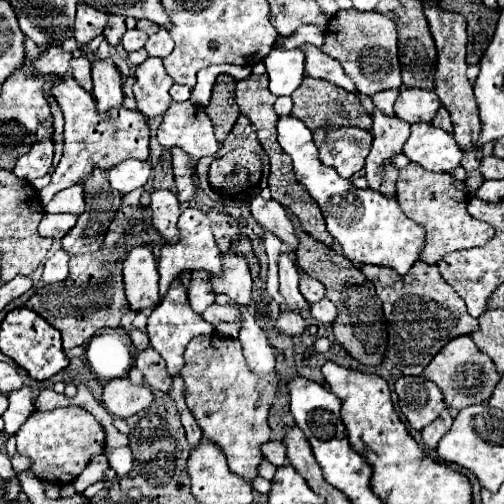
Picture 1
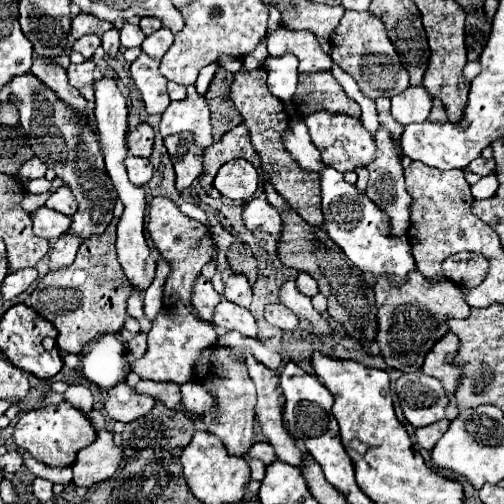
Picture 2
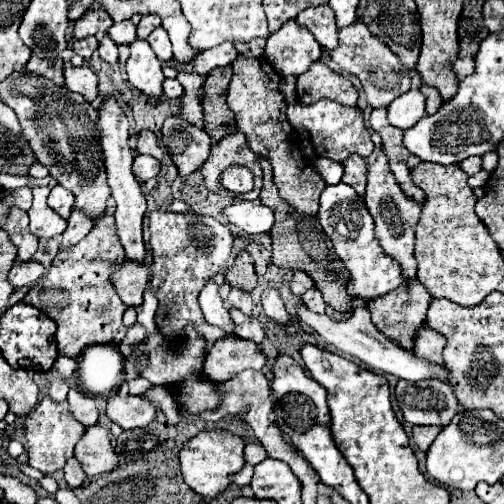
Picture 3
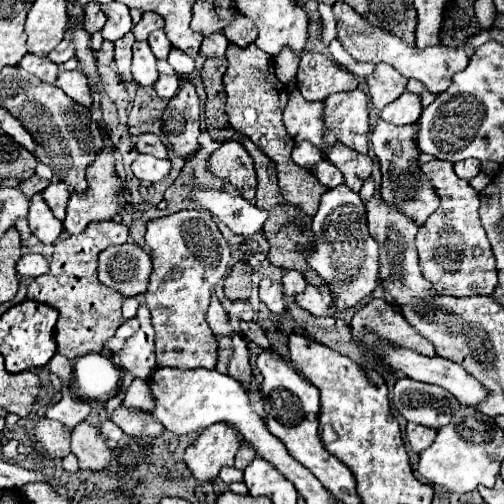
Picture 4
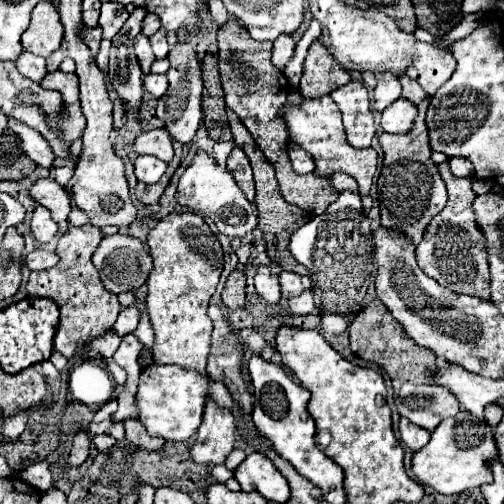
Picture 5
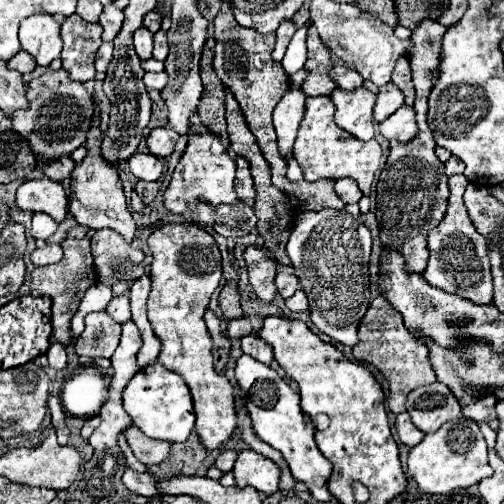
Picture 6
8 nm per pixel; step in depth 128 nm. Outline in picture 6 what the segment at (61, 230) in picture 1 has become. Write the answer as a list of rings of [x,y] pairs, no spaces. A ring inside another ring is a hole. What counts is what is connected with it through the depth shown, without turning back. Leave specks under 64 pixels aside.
[[[36,212],[34,218],[32,218],[30,234],[32,234],[36,240],[44,242],[48,236],[52,236],[52,234],[56,232],[56,228],[58,228],[58,224],[56,224],[48,214],[44,214],[44,212]]]

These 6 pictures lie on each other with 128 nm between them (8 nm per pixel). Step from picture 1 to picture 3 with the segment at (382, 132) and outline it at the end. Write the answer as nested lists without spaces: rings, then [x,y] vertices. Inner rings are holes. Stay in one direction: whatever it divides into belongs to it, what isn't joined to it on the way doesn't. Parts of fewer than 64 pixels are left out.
[[[380,148],[380,152],[378,152],[378,158],[368,166],[368,188],[366,188],[364,202],[366,202],[370,214],[372,214],[374,222],[376,222],[376,238],[380,240],[382,248],[388,250],[388,254],[390,254],[394,260],[398,260],[398,262],[402,264],[404,276],[406,276],[406,278],[414,278],[414,276],[416,276],[416,260],[414,260],[414,226],[416,226],[416,220],[420,218],[422,204],[416,202],[416,200],[412,200],[410,196],[404,194],[404,190],[402,190],[400,184],[396,182],[394,174],[390,172],[388,158],[386,158],[386,154],[382,152],[382,148]]]

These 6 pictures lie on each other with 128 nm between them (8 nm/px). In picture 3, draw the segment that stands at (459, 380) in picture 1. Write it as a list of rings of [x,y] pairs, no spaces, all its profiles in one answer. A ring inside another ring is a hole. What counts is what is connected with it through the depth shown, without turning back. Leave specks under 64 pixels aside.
[[[424,328],[424,332],[420,332],[420,340],[416,340],[416,356],[432,364],[444,366],[442,360],[444,346],[446,346],[446,338],[440,332],[434,332],[432,328]]]

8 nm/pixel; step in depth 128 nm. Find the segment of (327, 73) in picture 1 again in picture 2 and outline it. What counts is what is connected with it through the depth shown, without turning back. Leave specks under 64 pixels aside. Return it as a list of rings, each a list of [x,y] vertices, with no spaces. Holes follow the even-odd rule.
[[[280,26],[268,36],[268,52],[270,56],[282,56],[284,52],[292,52],[300,60],[300,72],[326,72],[334,66],[332,58],[320,48],[316,36],[308,30],[292,32]]]

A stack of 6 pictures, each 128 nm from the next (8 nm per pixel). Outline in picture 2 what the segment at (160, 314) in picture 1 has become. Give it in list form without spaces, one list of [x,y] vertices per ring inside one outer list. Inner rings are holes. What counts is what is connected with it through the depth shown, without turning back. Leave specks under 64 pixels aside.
[[[176,302],[172,312],[160,310],[156,320],[152,320],[152,328],[148,332],[148,352],[130,366],[140,378],[186,384],[192,380],[192,362],[196,362],[196,356],[200,356],[204,348],[210,348],[216,338],[216,328],[210,322],[196,318],[182,302]]]

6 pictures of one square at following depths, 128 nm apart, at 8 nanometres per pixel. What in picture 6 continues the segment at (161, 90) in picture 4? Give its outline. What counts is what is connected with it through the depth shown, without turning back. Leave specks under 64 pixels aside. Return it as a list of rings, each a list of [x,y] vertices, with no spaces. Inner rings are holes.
[[[148,72],[148,74],[144,74],[144,84],[146,84],[148,90],[158,90],[160,92],[166,86],[166,80],[168,80],[166,72],[160,72],[160,74]]]

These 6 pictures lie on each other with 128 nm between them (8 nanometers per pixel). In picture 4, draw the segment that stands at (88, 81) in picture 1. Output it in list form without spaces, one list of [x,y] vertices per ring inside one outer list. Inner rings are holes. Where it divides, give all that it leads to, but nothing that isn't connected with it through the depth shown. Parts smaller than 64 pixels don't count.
[[[78,70],[60,72],[60,76],[56,80],[56,86],[62,88],[68,96],[72,96],[72,100],[76,100],[78,104],[84,104],[86,108],[92,106],[92,90],[90,90],[88,78],[82,70],[80,72]]]

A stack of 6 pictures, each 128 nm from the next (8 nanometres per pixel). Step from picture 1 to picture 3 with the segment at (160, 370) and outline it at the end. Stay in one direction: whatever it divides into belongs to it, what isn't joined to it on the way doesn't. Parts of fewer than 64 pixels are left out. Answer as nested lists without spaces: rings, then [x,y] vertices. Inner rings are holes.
[[[136,322],[134,326],[128,328],[128,332],[126,332],[122,344],[126,344],[126,346],[136,346],[136,344],[140,344],[144,338],[146,338],[146,328]]]

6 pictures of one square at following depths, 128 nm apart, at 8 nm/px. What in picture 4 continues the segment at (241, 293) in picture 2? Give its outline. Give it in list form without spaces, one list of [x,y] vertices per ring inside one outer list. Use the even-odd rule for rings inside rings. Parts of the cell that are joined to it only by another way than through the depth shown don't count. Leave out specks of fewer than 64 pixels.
[[[234,300],[232,308],[230,308],[230,316],[240,318],[240,320],[252,320],[254,310],[252,310],[252,306],[250,306],[248,300]]]

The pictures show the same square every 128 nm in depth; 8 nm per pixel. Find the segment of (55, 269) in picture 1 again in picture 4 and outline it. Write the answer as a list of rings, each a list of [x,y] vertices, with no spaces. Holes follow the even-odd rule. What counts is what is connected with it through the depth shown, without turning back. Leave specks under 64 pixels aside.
[[[104,140],[104,152],[100,152],[100,156],[96,156],[92,168],[88,168],[88,192],[84,196],[80,194],[72,194],[70,202],[68,202],[68,210],[66,210],[66,218],[64,218],[64,230],[68,234],[80,234],[86,230],[86,226],[90,222],[98,222],[98,220],[110,220],[114,214],[122,212],[124,208],[124,192],[126,188],[120,188],[120,184],[124,182],[124,178],[120,178],[116,174],[116,160],[114,160],[114,152],[110,148],[110,142]]]

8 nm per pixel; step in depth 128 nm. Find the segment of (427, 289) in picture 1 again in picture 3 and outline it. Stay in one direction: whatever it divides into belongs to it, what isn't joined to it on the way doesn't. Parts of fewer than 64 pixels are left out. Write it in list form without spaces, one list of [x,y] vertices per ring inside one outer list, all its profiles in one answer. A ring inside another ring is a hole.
[[[414,278],[414,280],[406,280],[400,288],[378,296],[374,300],[368,302],[368,310],[372,314],[372,322],[374,326],[388,336],[392,342],[396,342],[400,348],[412,352],[414,350],[414,338],[418,334],[418,330],[426,324],[426,310],[430,306],[432,296],[428,294],[428,290]]]

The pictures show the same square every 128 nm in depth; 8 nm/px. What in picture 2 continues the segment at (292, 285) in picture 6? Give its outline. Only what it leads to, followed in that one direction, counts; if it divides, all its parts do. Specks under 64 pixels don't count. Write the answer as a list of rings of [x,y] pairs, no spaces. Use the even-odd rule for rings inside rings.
[[[300,272],[298,276],[296,276],[296,286],[298,286],[298,290],[302,292],[302,294],[306,294],[306,296],[316,296],[318,294],[318,284],[316,284],[316,280],[310,276],[310,274],[306,274],[306,272]]]

